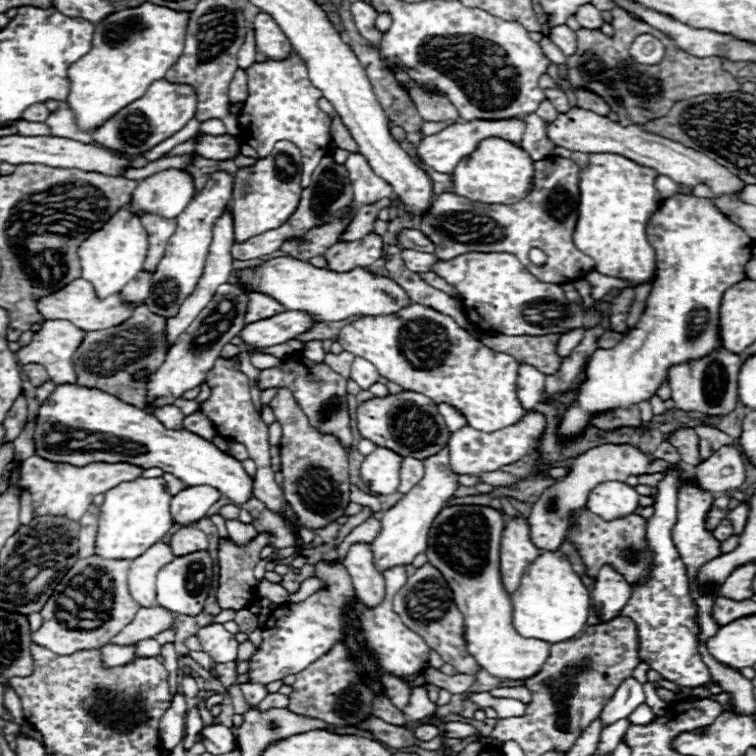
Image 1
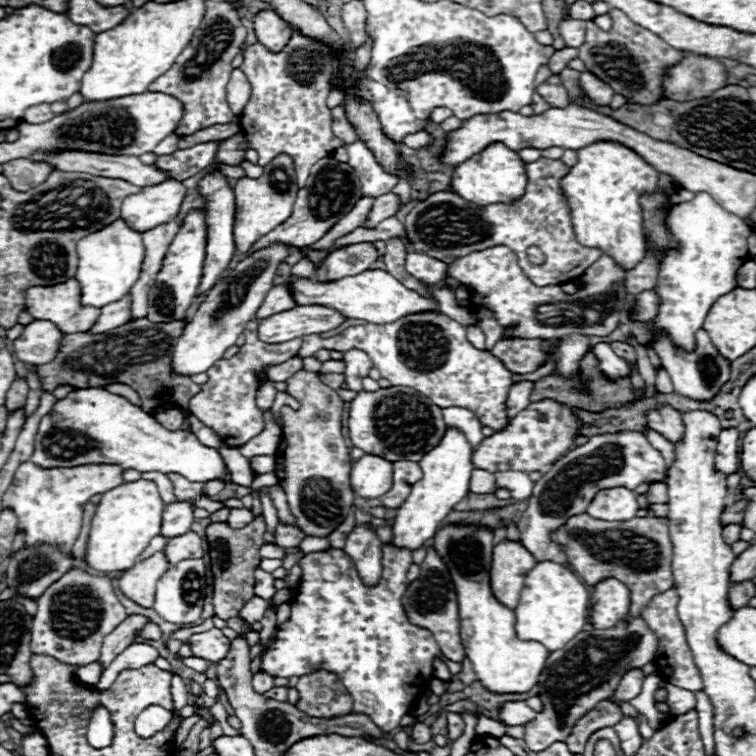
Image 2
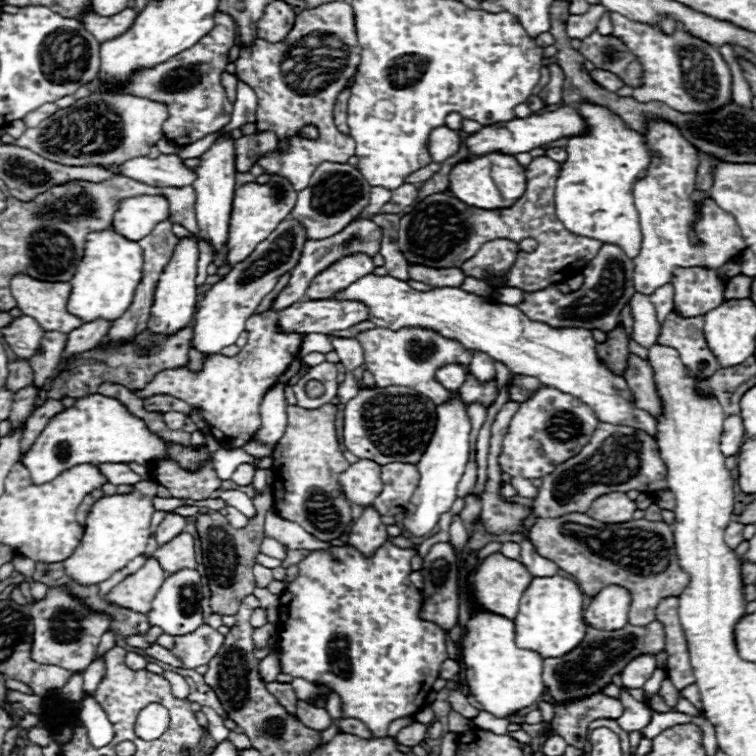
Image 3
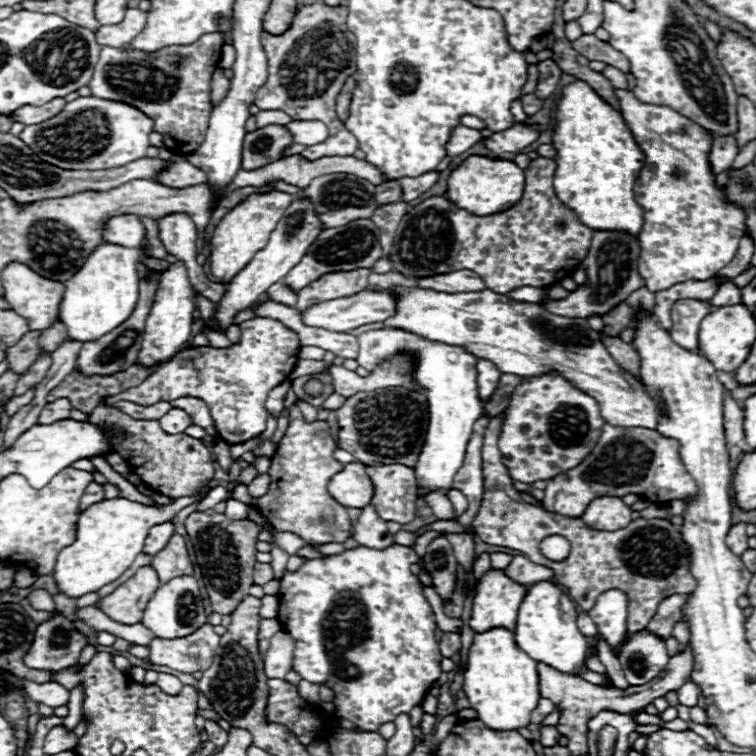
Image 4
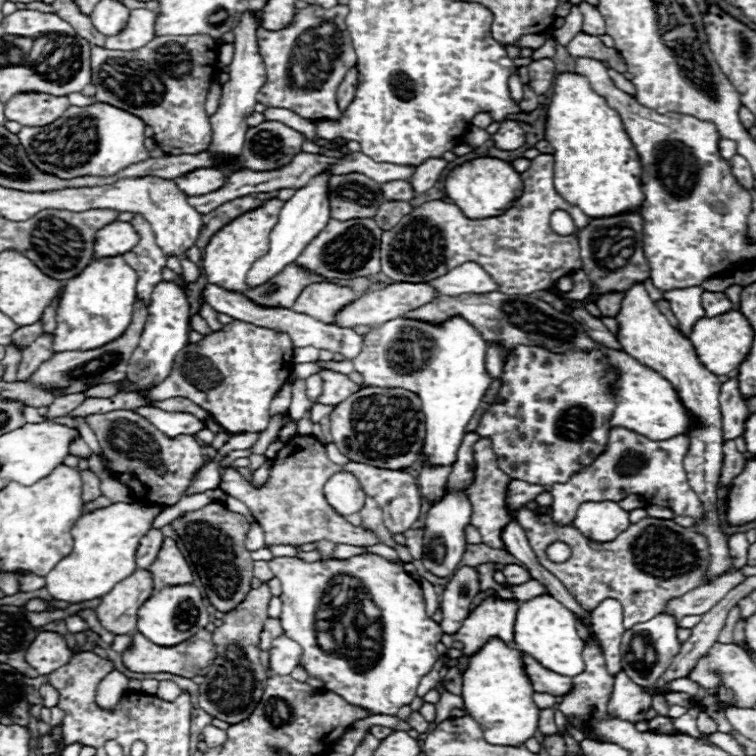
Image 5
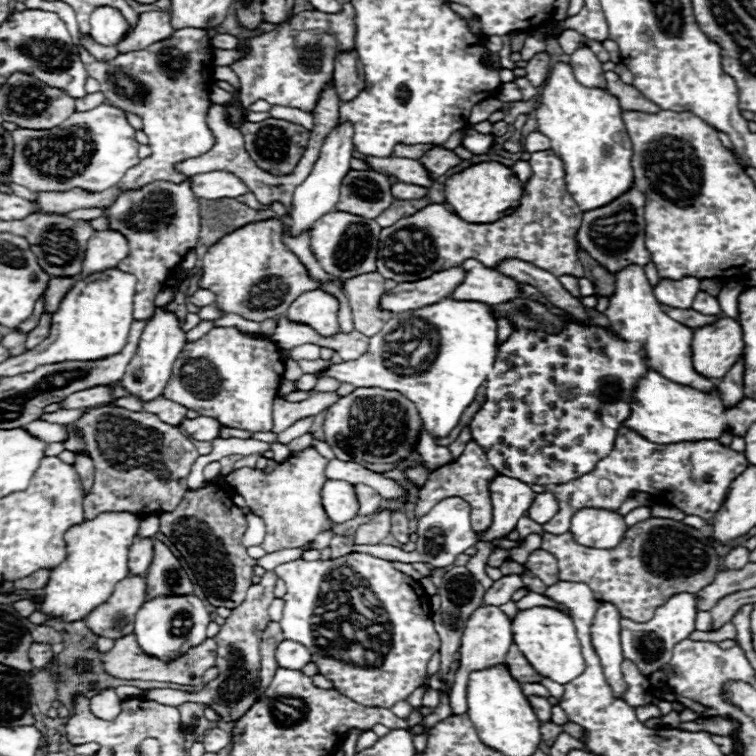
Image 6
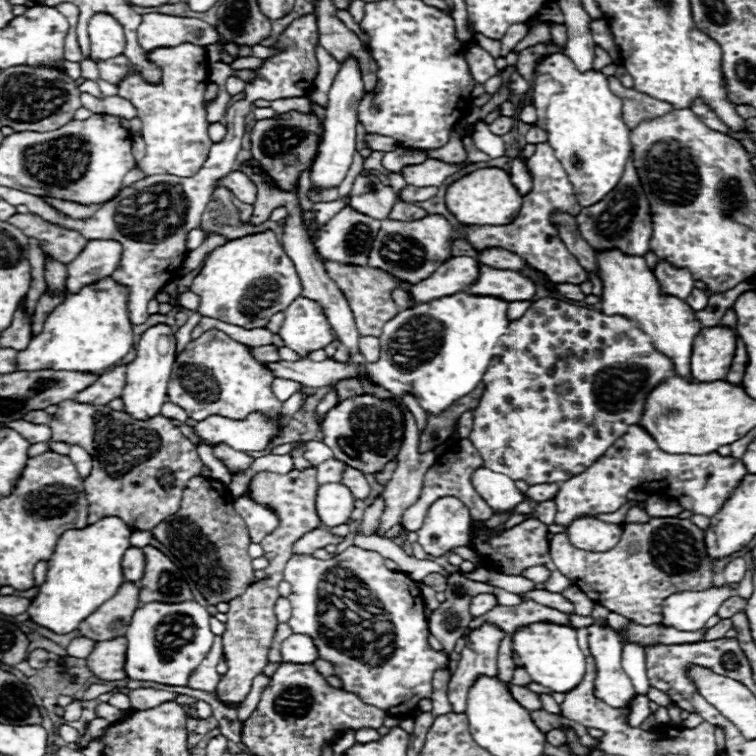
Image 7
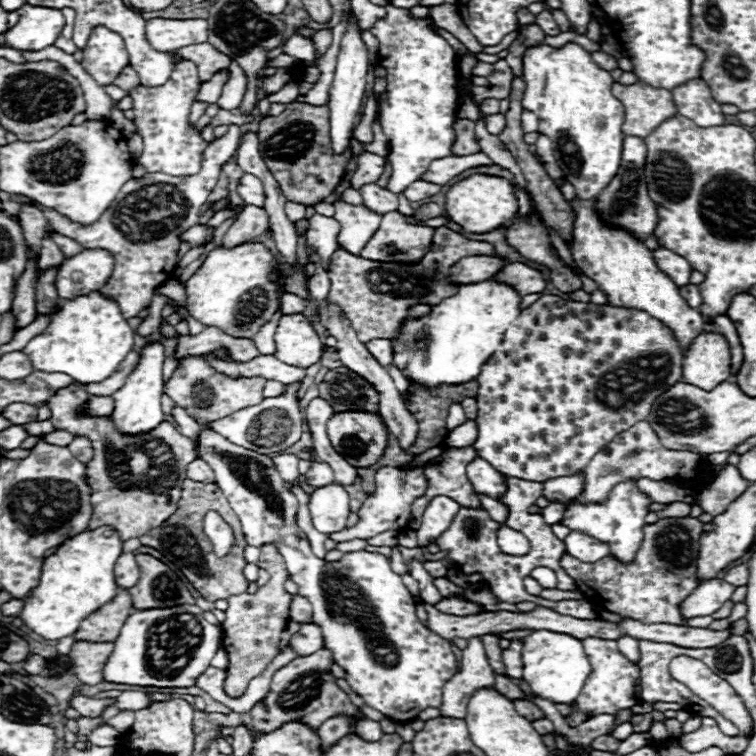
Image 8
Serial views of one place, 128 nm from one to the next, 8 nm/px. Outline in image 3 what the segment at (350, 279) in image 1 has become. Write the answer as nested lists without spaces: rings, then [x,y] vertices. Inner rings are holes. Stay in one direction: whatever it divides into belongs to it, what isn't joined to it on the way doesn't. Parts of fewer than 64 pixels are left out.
[[[364,276],[350,284],[350,288],[338,292],[336,298],[364,302],[372,312],[370,322],[380,328],[428,328],[444,338],[456,340],[468,352],[486,352],[514,374],[538,378],[542,384],[578,396],[584,404],[594,408],[602,422],[632,426],[648,434],[656,432],[656,420],[628,400],[632,398],[632,392],[626,386],[626,380],[600,362],[596,354],[596,340],[586,328],[552,328],[544,322],[528,320],[518,306],[492,302],[450,286],[420,292],[392,276]]]

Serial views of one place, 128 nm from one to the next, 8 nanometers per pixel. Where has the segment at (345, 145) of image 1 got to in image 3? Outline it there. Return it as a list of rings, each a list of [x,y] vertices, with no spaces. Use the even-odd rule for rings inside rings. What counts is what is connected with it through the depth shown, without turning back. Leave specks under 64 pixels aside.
[[[344,88],[338,98],[336,98],[336,106],[334,106],[334,122],[336,122],[336,128],[344,134],[348,134],[348,124],[346,124],[346,108],[348,108],[348,98],[350,98],[350,88]]]

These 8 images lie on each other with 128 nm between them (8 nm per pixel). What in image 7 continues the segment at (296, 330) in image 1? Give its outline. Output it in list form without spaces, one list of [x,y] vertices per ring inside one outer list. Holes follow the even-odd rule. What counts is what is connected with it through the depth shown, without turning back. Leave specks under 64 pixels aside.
[[[458,256],[444,262],[430,278],[418,282],[410,292],[416,302],[430,302],[448,294],[466,290],[480,274],[480,264],[476,258]]]

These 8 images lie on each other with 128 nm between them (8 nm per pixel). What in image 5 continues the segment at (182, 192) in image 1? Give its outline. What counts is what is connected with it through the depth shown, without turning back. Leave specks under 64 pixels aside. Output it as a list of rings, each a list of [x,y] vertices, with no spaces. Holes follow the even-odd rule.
[[[112,222],[98,232],[94,240],[94,260],[122,256],[130,252],[138,242],[138,234],[128,222]]]

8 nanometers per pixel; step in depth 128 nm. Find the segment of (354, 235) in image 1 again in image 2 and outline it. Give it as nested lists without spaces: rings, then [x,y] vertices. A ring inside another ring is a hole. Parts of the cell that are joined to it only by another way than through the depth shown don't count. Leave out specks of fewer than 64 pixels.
[[[388,192],[386,196],[378,196],[376,204],[374,204],[374,208],[372,208],[372,212],[370,212],[370,216],[368,216],[368,220],[366,220],[364,226],[374,228],[384,218],[396,216],[398,210],[400,210],[400,198],[394,192]]]

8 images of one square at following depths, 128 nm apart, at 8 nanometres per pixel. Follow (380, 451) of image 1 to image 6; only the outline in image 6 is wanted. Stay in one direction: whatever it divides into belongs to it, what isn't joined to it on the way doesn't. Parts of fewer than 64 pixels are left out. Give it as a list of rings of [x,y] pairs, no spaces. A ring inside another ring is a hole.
[[[326,480],[320,496],[322,496],[324,512],[334,524],[352,520],[358,514],[358,498],[350,482]]]

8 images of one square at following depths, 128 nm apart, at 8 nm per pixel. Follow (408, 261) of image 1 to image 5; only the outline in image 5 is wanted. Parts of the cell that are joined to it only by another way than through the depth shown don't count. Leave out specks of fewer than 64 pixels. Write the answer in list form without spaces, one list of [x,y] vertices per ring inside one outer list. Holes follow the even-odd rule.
[[[466,262],[460,268],[450,270],[446,276],[432,280],[430,284],[434,284],[440,294],[452,298],[460,294],[488,294],[498,290],[498,284],[492,280],[492,276],[474,262]]]

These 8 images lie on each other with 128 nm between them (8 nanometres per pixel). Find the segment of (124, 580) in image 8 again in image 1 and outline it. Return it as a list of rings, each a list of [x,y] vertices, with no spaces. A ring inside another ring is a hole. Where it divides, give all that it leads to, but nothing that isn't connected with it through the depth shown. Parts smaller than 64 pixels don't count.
[[[202,486],[202,488],[186,488],[178,492],[170,502],[170,514],[174,524],[188,526],[190,522],[198,522],[206,516],[208,508],[220,498],[222,494],[216,488]]]

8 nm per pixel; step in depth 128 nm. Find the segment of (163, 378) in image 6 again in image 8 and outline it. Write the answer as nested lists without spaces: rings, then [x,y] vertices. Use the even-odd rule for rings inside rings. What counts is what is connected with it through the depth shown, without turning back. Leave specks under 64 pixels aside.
[[[158,342],[146,346],[140,352],[138,368],[130,374],[130,380],[126,380],[124,388],[114,392],[114,412],[110,414],[110,418],[116,424],[118,432],[128,436],[138,436],[154,430],[164,420],[164,414],[160,410],[160,396],[164,394],[162,364],[164,364],[164,346]]]

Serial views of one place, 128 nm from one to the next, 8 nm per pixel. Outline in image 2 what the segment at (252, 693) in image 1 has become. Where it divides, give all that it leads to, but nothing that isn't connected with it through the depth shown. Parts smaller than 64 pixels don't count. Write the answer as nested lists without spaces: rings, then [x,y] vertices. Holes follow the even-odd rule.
[[[256,672],[254,678],[252,678],[252,686],[254,686],[256,692],[264,694],[266,690],[270,690],[274,686],[274,676],[270,676],[266,672]]]

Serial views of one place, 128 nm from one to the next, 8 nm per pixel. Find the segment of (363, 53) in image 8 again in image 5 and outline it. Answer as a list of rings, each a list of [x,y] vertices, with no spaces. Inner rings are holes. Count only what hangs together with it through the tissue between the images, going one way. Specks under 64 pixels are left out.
[[[322,172],[314,176],[306,186],[298,188],[296,194],[282,206],[282,212],[278,216],[278,224],[270,232],[270,250],[266,256],[254,262],[254,268],[248,272],[248,284],[258,286],[264,284],[270,276],[278,274],[286,264],[294,262],[302,250],[310,244],[312,238],[318,236],[318,232],[328,224],[330,220],[330,200],[328,200],[328,180],[332,178],[330,172]]]

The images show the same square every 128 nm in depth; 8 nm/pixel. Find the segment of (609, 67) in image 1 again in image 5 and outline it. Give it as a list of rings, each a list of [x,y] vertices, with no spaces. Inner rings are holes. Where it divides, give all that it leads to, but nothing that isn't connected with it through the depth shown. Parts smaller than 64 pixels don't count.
[[[580,32],[566,44],[566,50],[574,58],[578,58],[578,56],[596,58],[600,62],[608,62],[610,68],[614,68],[618,72],[626,72],[626,64],[624,64],[624,58],[620,56],[620,52],[614,48],[606,48],[598,36],[590,36],[590,34]]]

